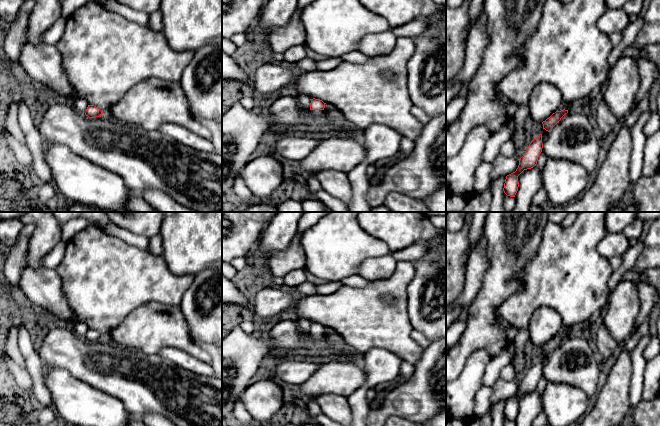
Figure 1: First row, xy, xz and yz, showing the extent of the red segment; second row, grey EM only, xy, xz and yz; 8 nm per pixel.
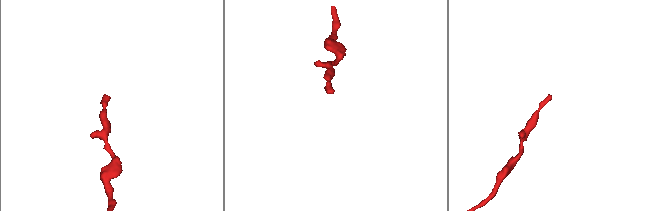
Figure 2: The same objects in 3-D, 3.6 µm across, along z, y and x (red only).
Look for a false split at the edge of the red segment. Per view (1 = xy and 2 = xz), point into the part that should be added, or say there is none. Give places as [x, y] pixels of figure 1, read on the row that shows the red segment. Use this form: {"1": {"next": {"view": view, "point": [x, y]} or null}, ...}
{"1": {"next": null}, "2": {"next": {"view": "xz", "point": [314, 114]}}}

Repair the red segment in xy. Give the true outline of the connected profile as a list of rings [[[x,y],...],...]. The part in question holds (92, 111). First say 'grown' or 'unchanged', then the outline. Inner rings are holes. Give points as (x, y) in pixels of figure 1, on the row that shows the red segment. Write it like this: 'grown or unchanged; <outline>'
unchanged; [[[88,105],[85,115],[88,116],[89,118],[96,118],[99,117],[103,112],[96,106],[94,105]]]

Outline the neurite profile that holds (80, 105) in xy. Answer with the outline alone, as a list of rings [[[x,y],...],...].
[[[76,99],[72,102],[72,105],[74,107],[74,109],[80,113],[80,114],[85,114],[86,109],[88,107],[88,102],[85,99]]]

